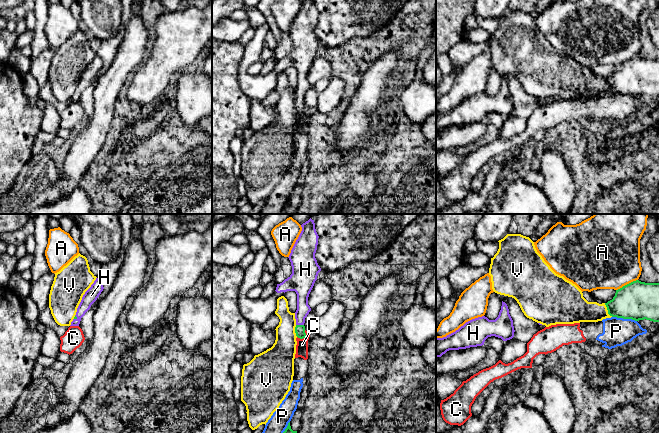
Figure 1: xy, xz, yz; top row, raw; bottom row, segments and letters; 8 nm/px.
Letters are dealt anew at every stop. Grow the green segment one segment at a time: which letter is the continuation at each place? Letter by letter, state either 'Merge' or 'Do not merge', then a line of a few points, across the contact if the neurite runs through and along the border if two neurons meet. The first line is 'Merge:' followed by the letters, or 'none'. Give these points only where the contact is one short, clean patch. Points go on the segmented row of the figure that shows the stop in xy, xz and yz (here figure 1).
Merge: H
A: Do not merge
C: Do not merge. Line: xz (305, 330), (303, 338), (297, 337)
H: Merge. Line: xz (299, 329), (300, 325), (300, 314), (303, 309)
P: Do not merge
V: Do not merge

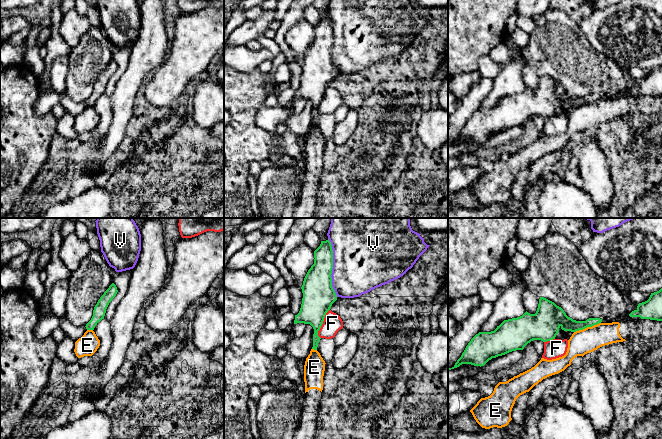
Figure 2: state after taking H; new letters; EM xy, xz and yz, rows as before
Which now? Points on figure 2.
Merge: none
E: Do not merge. Line: yz (600, 322), (574, 332)
F: Do not merge
V: Do not merge

